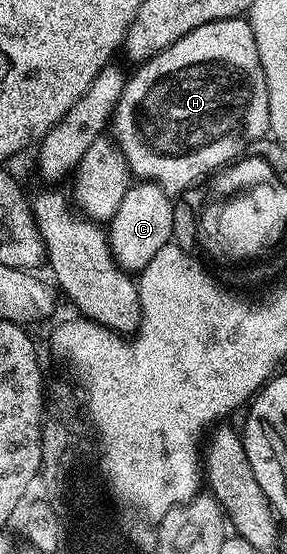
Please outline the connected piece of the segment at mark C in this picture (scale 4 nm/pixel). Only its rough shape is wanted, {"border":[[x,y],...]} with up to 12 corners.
{"border":[[157,184],[128,187],[109,222],[124,272],[172,243],[175,208]]}

